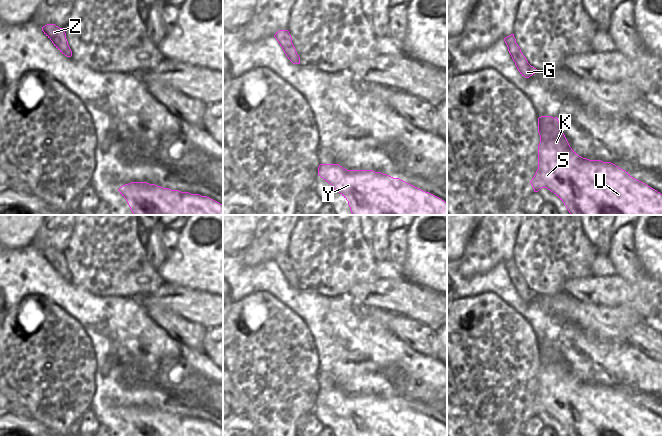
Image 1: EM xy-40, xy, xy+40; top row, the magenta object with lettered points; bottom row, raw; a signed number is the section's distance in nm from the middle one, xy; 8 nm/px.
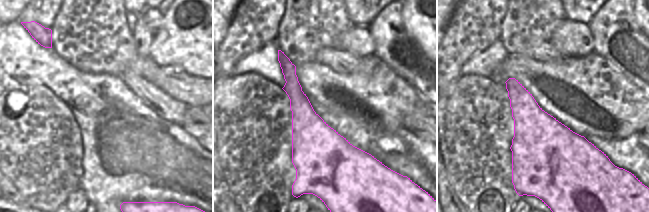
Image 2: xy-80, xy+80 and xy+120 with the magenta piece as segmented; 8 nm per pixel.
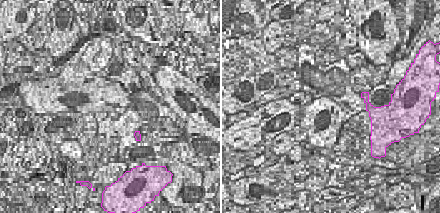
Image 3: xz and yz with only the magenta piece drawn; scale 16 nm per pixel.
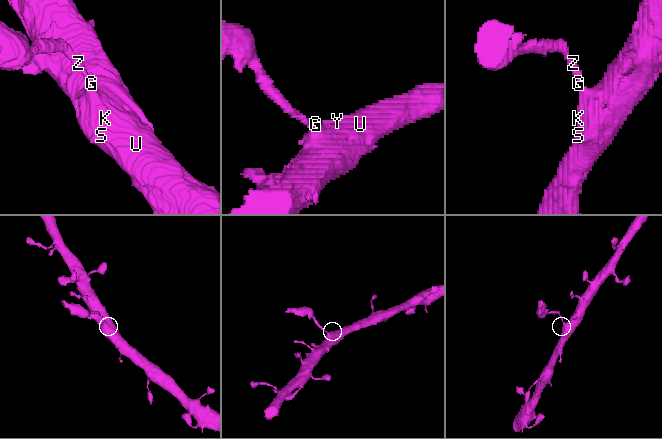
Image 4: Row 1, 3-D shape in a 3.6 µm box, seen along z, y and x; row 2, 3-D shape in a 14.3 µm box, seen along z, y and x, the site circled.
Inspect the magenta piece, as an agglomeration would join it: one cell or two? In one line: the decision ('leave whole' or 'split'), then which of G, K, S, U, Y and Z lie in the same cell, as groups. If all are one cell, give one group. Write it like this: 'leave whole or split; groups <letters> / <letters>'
split; groups G K S U Y / Z

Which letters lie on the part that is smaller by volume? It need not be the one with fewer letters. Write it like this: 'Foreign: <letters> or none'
Foreign: Z

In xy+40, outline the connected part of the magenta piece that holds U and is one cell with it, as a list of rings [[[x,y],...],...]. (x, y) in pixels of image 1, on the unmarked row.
[[[538,342],[538,393],[530,405],[534,416],[547,412],[566,430],[569,436],[662,436],[662,418],[647,408],[633,402],[628,396],[611,386],[589,384],[579,380],[569,369],[558,342]]]

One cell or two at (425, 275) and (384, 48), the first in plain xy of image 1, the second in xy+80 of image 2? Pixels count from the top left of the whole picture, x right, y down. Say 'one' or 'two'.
two

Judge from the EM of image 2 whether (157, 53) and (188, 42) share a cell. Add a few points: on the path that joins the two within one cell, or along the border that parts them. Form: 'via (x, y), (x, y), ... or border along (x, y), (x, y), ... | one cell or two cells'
via (165, 50), (180, 42) | one cell

